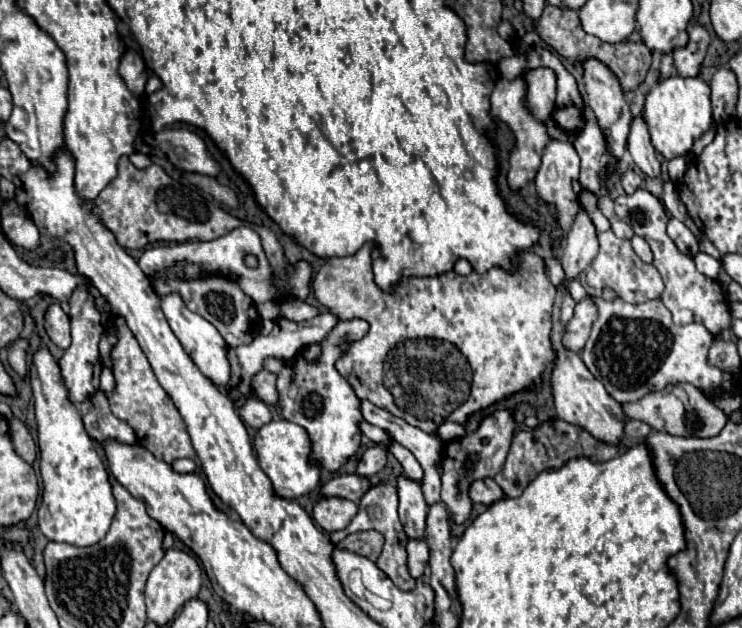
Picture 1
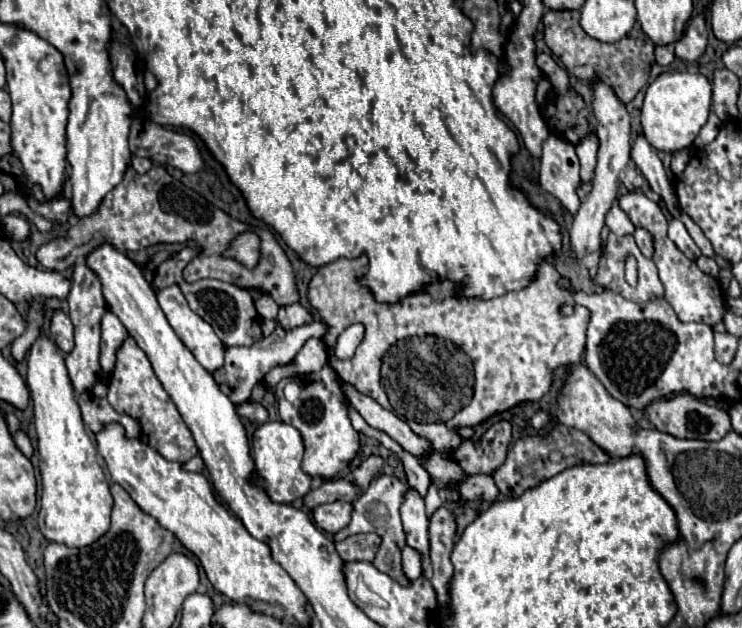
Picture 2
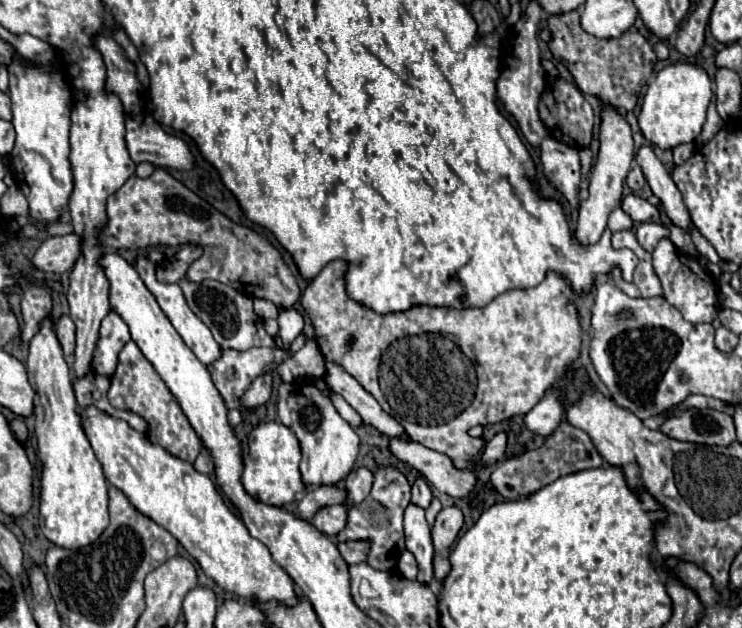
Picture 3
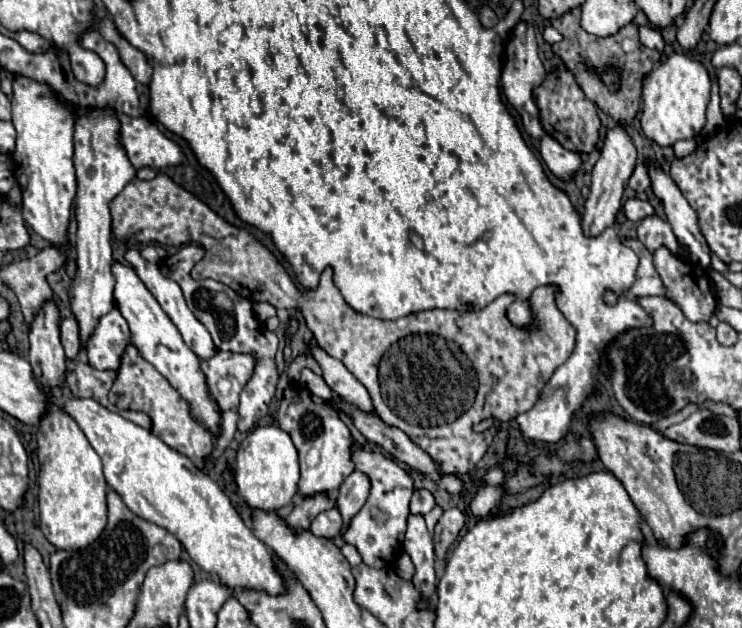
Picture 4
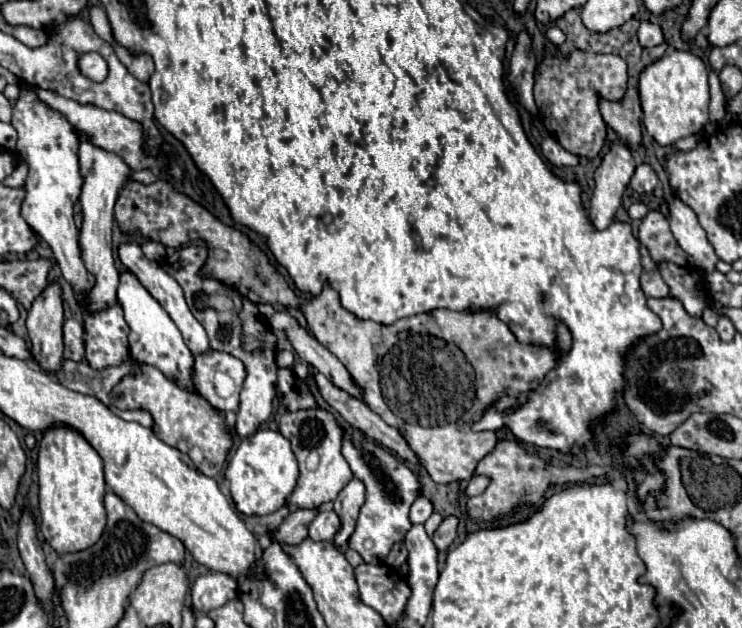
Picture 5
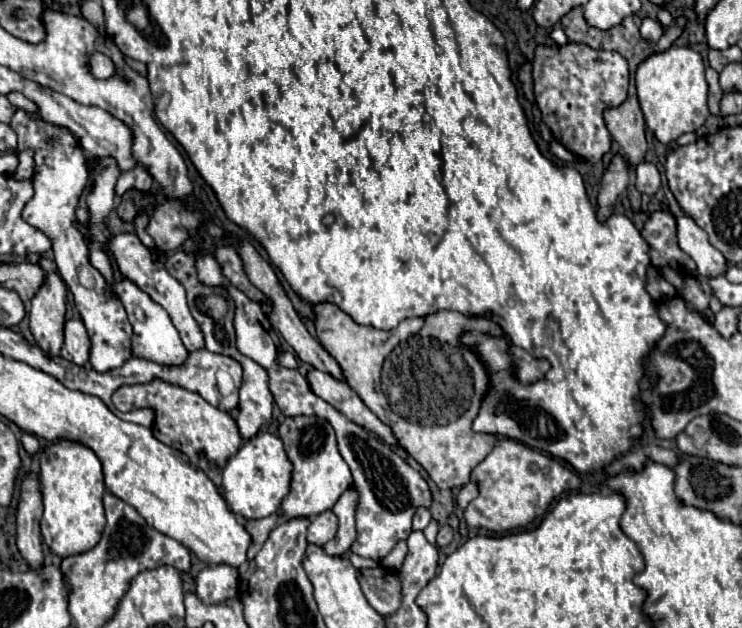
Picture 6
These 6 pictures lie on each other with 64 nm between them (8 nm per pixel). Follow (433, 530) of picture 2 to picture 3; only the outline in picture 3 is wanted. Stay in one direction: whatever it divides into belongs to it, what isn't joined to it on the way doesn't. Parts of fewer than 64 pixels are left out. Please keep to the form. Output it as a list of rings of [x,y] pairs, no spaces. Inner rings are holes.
[[[456,506],[442,508],[442,512],[436,516],[432,528],[432,542],[434,542],[434,578],[438,582],[442,582],[450,570],[448,562],[450,546],[458,538],[462,526],[464,526],[464,514]]]

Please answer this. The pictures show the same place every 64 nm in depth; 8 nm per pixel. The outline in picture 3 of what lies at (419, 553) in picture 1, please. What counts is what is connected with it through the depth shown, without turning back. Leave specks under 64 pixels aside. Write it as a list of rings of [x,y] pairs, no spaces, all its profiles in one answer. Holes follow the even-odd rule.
[[[408,550],[400,556],[400,560],[398,560],[398,570],[400,570],[400,574],[402,574],[404,578],[408,578],[408,580],[414,580],[414,578],[416,578],[418,566],[416,566],[414,556],[412,556]]]

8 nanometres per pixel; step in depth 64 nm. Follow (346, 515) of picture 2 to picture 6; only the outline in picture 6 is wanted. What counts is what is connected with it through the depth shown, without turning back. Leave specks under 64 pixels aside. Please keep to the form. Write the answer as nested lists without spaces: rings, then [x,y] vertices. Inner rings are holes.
[[[332,510],[322,512],[320,516],[314,516],[308,526],[308,542],[316,546],[324,546],[328,540],[334,538],[338,528],[338,520]]]

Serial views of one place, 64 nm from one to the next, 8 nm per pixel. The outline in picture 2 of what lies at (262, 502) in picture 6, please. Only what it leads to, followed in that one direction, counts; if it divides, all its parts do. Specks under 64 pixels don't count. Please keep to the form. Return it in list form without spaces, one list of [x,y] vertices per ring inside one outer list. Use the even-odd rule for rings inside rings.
[[[266,422],[256,428],[252,436],[252,460],[254,460],[254,476],[250,482],[258,488],[262,488],[272,502],[290,504],[296,498],[302,498],[310,490],[312,478],[306,476],[300,468],[304,454],[304,444],[300,438],[300,432],[284,422]]]

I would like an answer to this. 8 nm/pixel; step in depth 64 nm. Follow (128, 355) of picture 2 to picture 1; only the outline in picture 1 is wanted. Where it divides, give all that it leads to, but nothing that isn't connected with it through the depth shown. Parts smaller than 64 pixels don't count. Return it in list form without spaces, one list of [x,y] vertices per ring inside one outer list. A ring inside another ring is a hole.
[[[116,316],[114,320],[116,328],[120,328],[120,336],[116,348],[112,348],[112,372],[116,378],[116,386],[108,396],[112,412],[134,428],[138,444],[144,444],[144,448],[148,448],[158,460],[162,458],[164,462],[172,464],[178,458],[196,458],[192,440],[186,432],[186,424],[178,414],[176,406],[172,404],[170,396],[158,384],[148,358],[144,356],[142,348],[138,346],[136,338],[132,336],[124,320],[120,320],[120,316]]]

